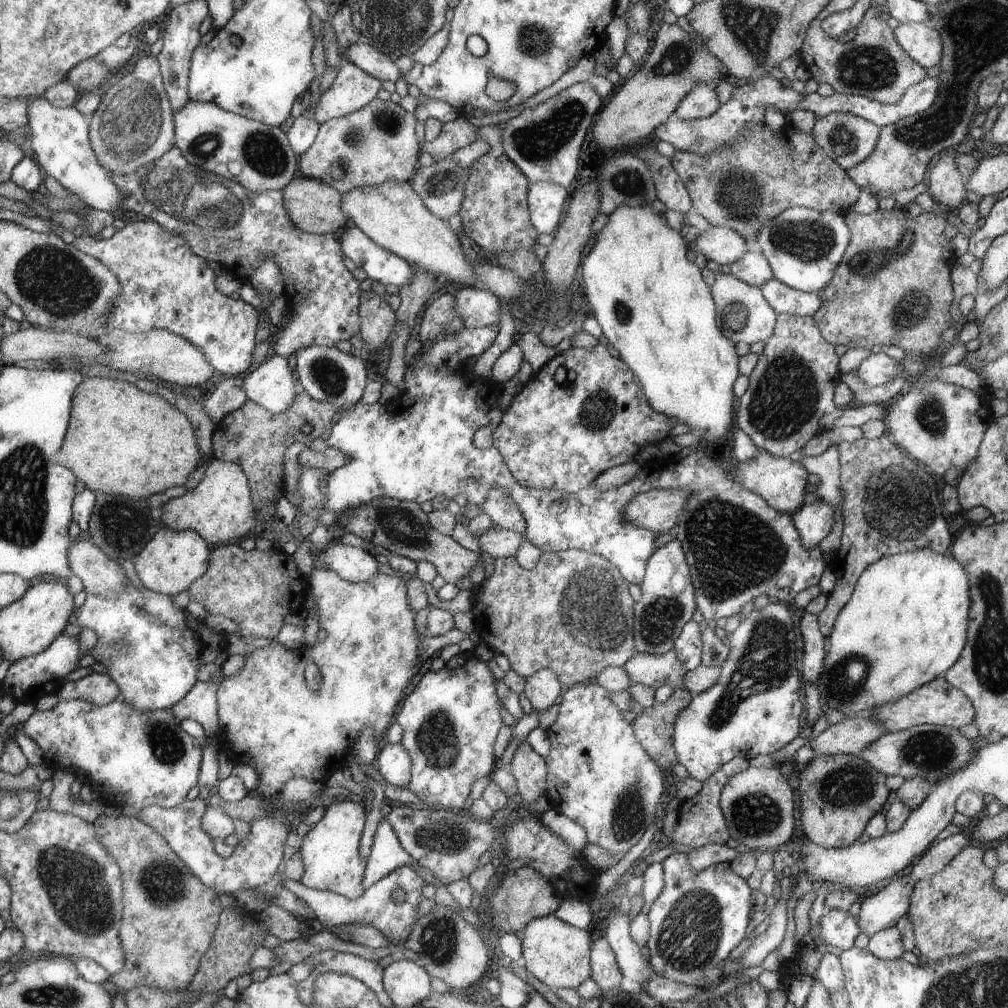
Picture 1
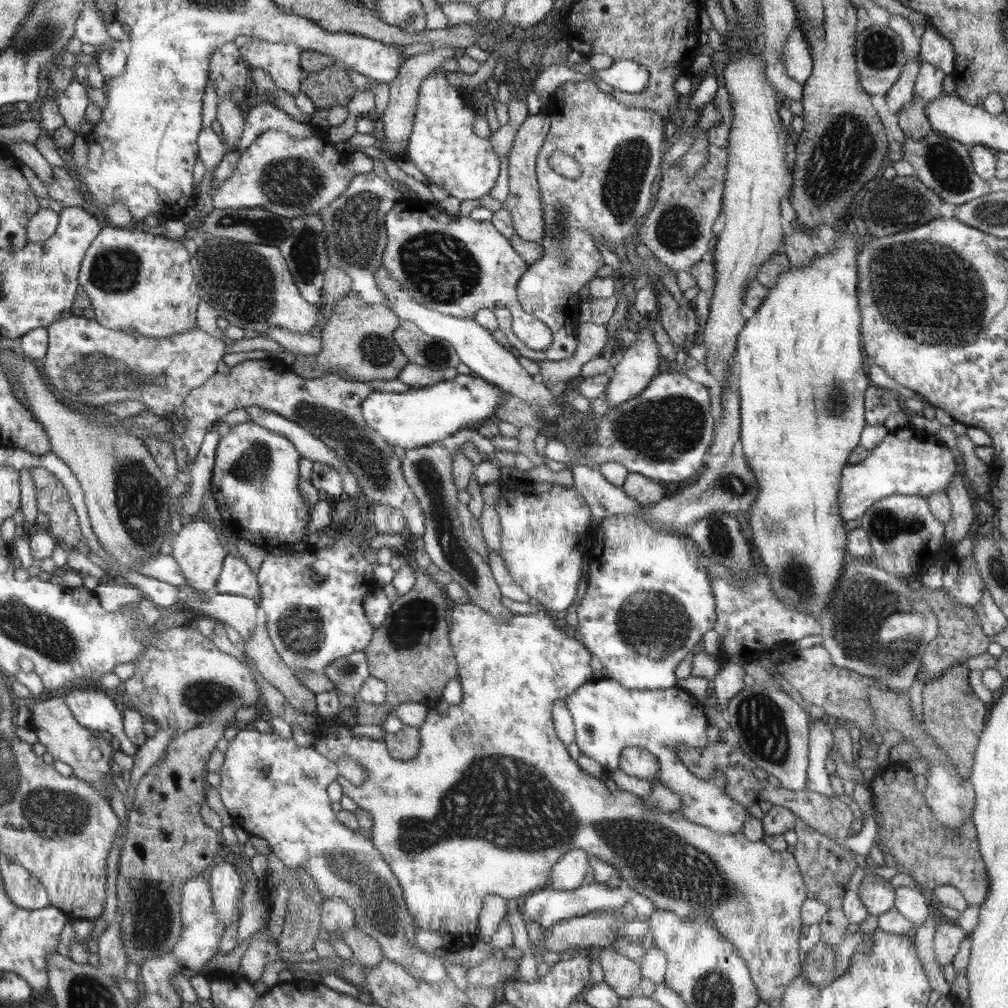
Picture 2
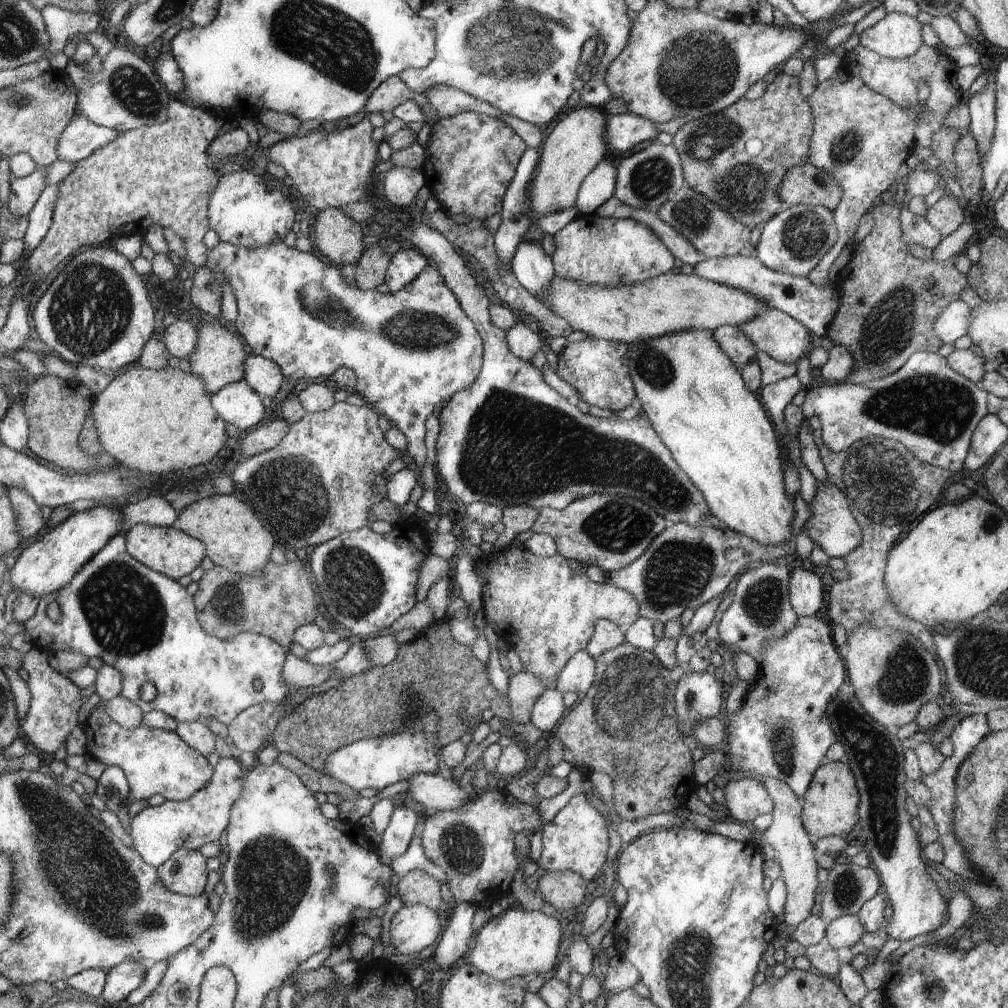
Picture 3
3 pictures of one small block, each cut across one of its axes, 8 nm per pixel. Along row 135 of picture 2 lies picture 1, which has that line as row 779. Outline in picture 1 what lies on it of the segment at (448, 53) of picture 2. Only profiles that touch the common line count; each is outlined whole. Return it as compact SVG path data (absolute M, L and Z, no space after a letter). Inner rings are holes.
M384 741L377 754L375 764L377 771L387 784L407 788L412 778L412 761L410 754L401 743Z

